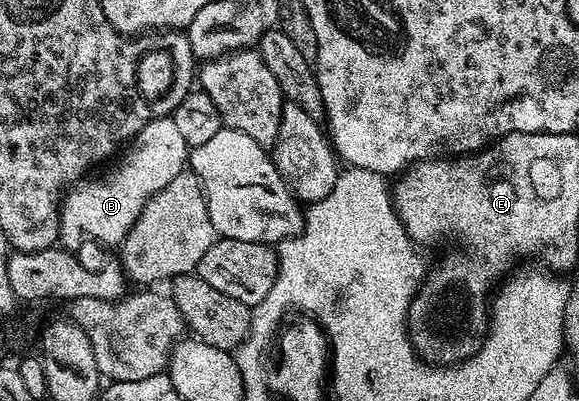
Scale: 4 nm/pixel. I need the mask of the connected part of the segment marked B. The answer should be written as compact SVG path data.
M150 118L148 125L144 125L144 129L140 129L140 133L130 140L114 165L99 179L83 178L61 196L58 234L63 248L78 249L82 239L121 244L132 225L136 225L136 217L140 217L147 201L160 193L160 189L164 189L172 177L187 170L188 148L174 118Z

